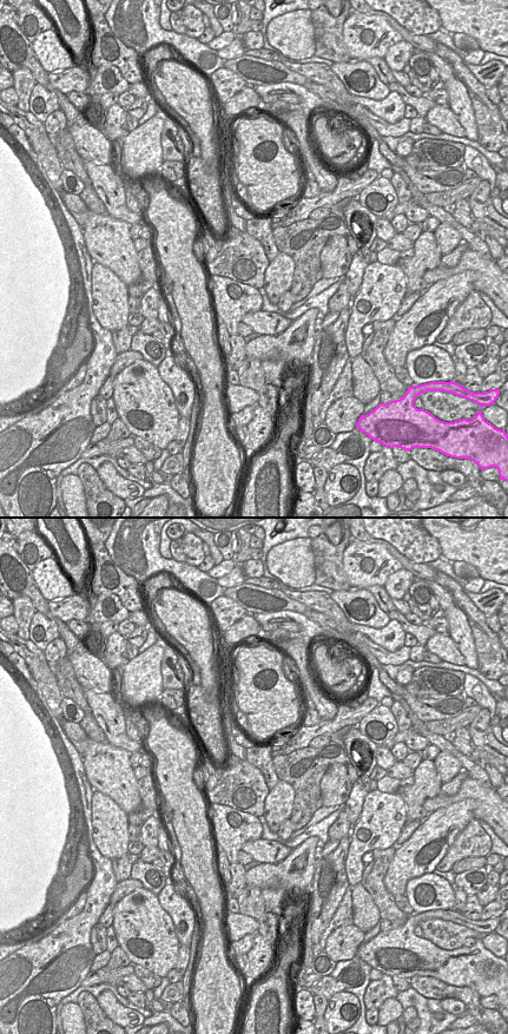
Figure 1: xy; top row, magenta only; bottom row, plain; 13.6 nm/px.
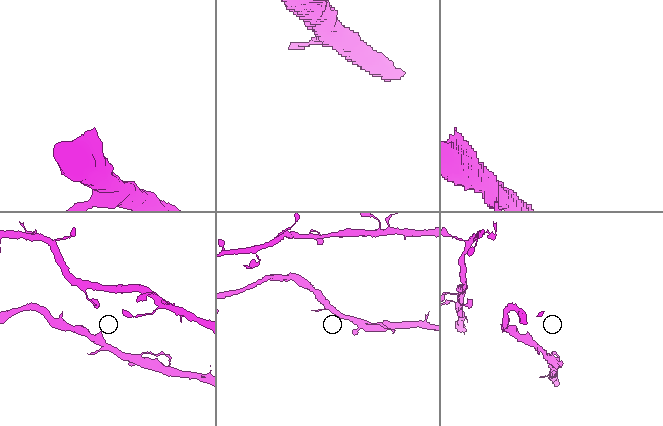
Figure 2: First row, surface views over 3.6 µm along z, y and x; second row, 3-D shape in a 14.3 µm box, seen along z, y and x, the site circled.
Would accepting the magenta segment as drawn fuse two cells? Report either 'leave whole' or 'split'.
split

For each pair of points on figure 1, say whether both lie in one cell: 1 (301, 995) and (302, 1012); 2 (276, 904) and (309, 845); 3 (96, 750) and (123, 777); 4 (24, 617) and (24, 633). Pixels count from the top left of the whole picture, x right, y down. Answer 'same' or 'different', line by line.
1: same
2: different
3: same
4: same

